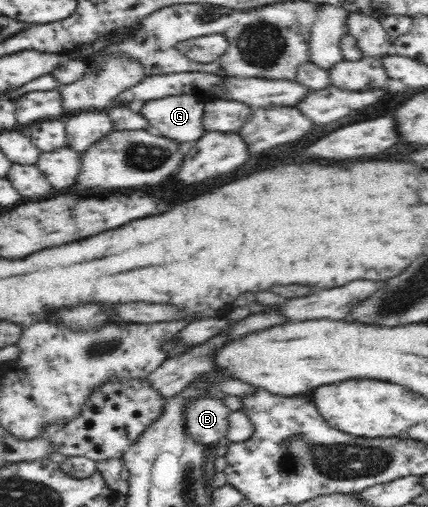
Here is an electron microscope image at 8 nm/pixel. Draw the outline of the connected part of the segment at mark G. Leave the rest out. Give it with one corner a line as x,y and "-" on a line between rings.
190,94
152,100
139,113
148,120
151,131
176,142
198,140
207,131
202,124
204,104

